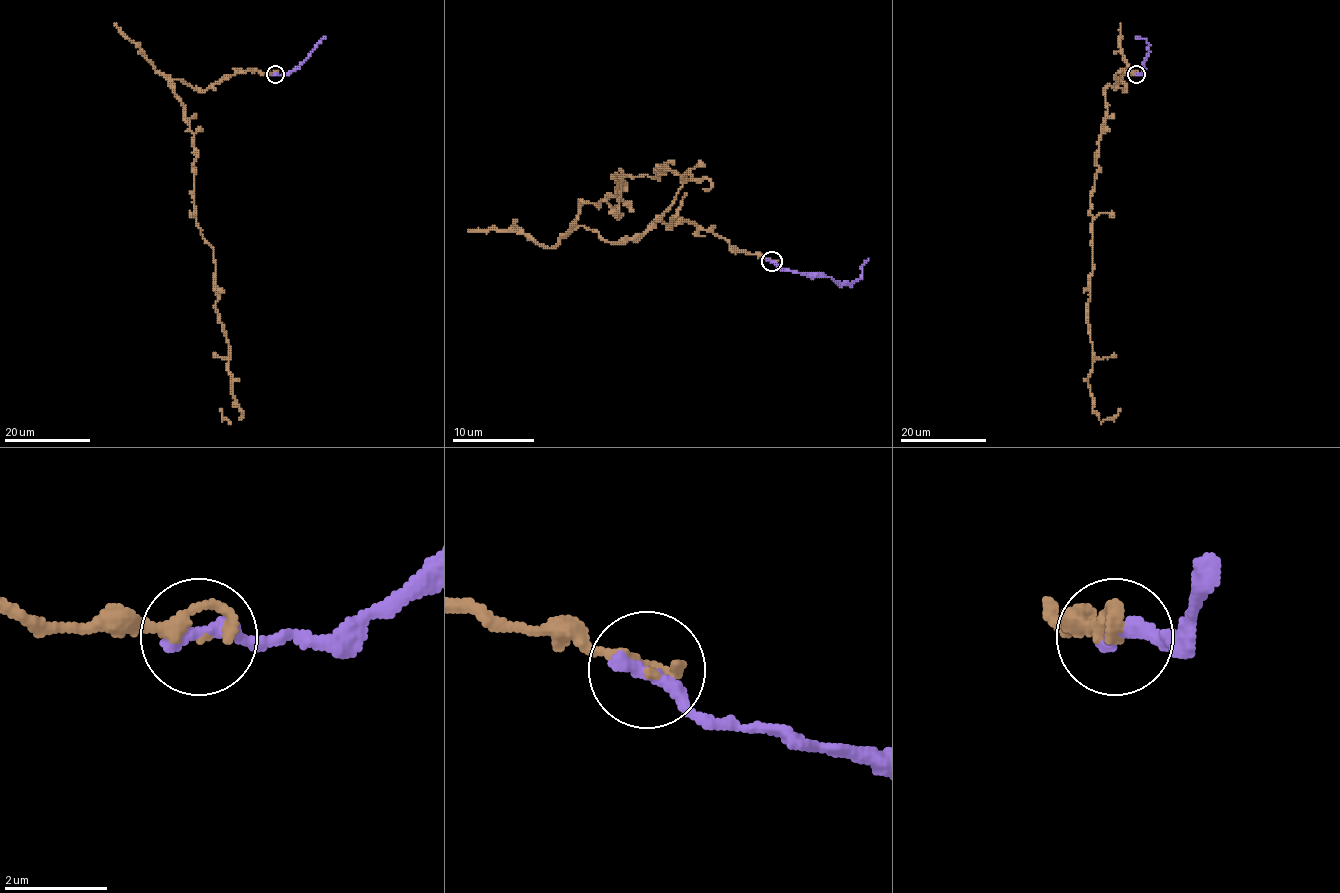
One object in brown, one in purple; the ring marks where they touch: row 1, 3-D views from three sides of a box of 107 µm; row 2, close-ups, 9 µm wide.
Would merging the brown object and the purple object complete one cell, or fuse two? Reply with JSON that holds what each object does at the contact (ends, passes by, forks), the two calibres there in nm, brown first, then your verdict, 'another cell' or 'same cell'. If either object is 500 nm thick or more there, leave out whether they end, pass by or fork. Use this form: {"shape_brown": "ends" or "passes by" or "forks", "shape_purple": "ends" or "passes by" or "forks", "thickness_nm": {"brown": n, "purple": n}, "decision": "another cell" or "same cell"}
{"shape_brown": "ends", "shape_purple": "ends", "thickness_nm": {"brown": 140, "purple": 380}, "decision": "same cell"}

